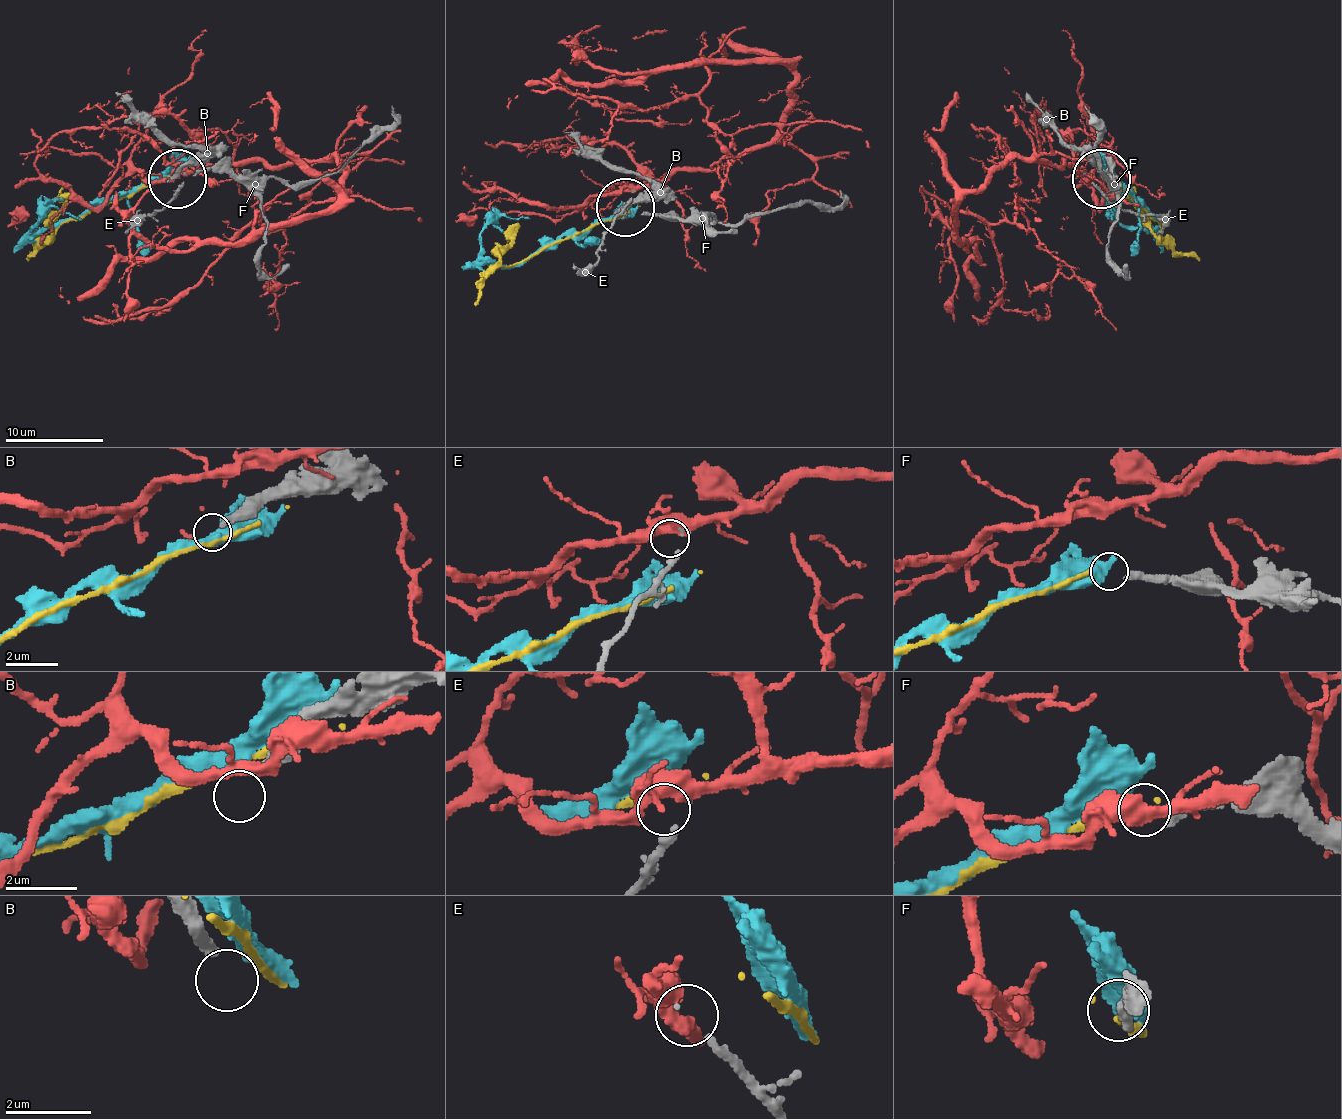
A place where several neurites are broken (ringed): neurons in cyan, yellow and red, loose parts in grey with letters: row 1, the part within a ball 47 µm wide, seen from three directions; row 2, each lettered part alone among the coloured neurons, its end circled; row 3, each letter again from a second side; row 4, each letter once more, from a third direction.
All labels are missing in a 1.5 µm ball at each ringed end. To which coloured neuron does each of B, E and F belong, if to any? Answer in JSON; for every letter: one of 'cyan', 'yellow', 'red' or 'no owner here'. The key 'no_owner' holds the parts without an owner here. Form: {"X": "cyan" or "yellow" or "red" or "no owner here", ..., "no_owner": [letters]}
{"B": "no owner here", "E": "red", "F": "cyan", "no_owner": ["B"]}

